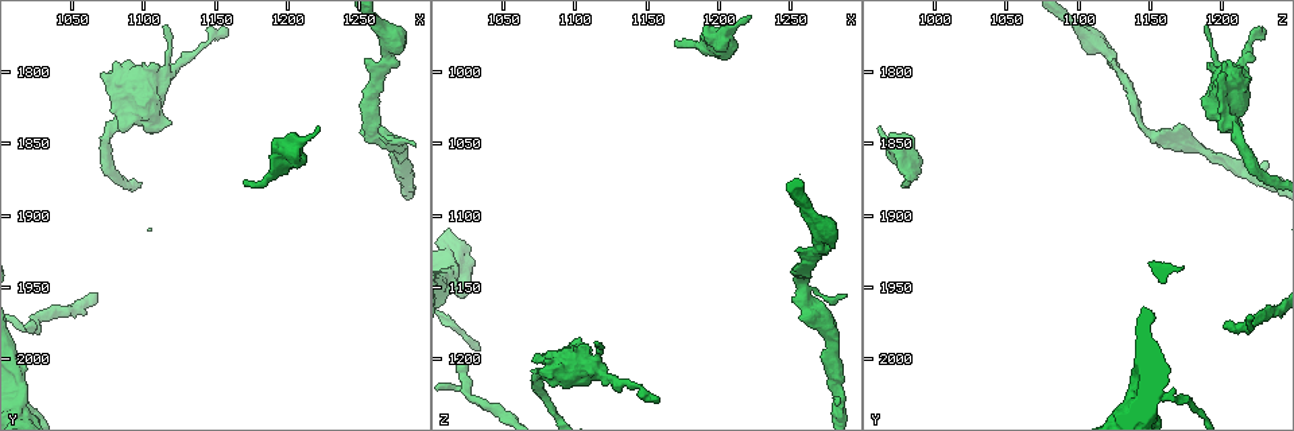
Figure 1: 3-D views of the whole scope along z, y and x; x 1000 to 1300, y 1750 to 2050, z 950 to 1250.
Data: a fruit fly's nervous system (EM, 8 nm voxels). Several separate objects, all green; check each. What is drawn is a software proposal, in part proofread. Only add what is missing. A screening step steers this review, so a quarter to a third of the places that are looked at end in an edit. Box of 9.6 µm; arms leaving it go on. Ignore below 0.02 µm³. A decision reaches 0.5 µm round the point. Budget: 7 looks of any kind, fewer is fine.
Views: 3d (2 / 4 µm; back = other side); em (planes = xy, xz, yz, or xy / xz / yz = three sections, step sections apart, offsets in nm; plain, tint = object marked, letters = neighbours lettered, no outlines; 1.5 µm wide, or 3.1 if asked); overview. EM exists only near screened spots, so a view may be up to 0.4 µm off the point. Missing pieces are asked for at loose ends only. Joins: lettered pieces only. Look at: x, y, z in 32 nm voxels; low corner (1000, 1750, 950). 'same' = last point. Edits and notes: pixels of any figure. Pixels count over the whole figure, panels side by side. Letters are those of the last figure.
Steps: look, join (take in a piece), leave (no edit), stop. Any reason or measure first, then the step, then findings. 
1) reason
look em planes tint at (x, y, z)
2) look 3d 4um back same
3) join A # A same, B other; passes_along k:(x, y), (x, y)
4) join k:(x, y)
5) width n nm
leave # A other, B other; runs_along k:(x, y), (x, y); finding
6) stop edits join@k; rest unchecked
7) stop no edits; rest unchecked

look 3d 4um at (1018, 1976, 1200)

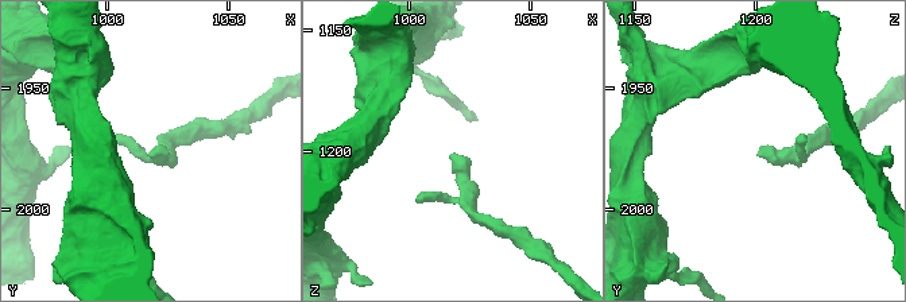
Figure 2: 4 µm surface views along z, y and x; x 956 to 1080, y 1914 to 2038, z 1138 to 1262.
need the tissue
look em xy step 8 tint at (1020, 1976, 1202)

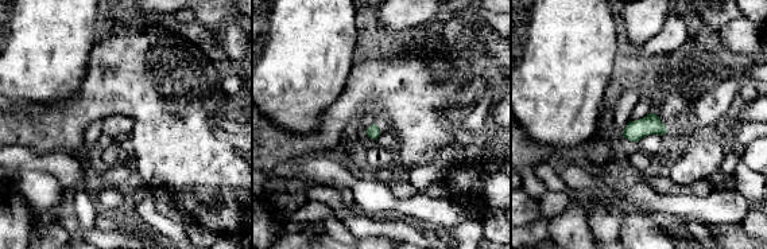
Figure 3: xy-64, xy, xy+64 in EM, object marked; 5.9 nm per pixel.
another direction
look em planes letters same

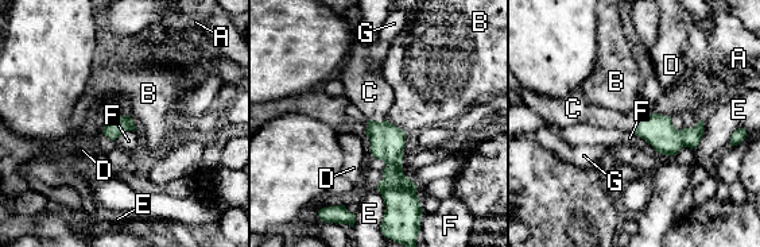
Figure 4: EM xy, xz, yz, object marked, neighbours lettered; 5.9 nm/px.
longest_contact E 200 nm
join C # A other, B other, C same, D other, E other, F other, G other; passes_along 4:(387, 142), (377, 122), (369, 92); it goes on there

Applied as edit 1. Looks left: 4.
see it whole again
look overview

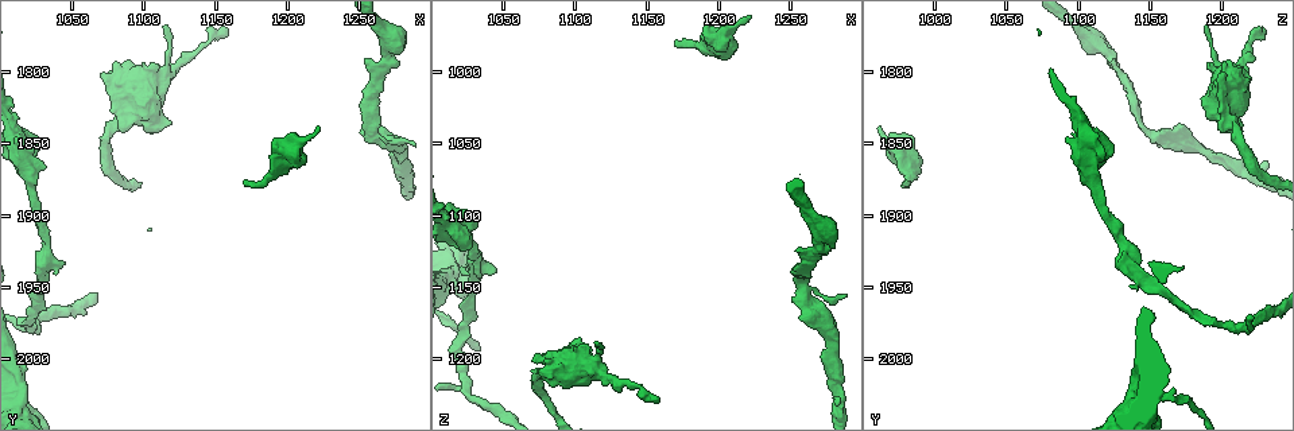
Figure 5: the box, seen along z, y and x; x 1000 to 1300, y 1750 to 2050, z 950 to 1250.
free end
look 3d 4um at (1156, 1768, 1230)

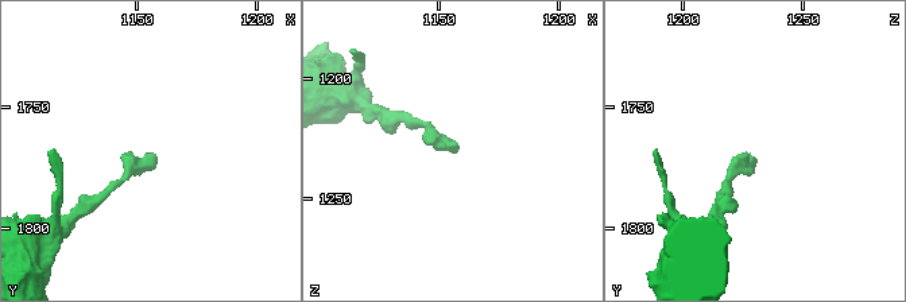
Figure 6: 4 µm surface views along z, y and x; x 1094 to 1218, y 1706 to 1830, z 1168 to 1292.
look em 3.1um xy step 8 letters at (1156, 1769, 1229)

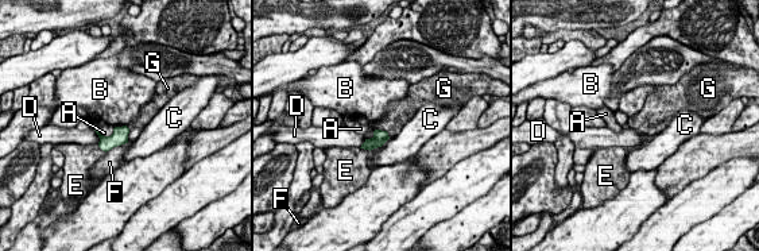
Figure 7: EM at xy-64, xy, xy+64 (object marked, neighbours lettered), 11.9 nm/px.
width 180 nm
leave # A other, B other, C other, D other, E other, F other, G other; border 7:(374, 130), (384, 130), (390, 136); none of them fits

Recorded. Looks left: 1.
stop edits join@4; rest unchecked

